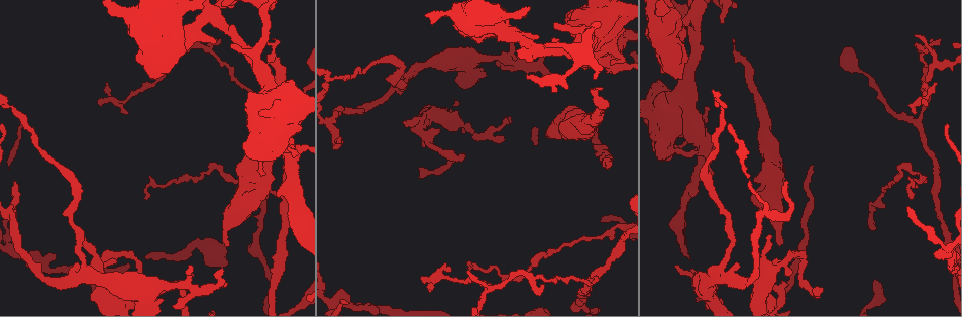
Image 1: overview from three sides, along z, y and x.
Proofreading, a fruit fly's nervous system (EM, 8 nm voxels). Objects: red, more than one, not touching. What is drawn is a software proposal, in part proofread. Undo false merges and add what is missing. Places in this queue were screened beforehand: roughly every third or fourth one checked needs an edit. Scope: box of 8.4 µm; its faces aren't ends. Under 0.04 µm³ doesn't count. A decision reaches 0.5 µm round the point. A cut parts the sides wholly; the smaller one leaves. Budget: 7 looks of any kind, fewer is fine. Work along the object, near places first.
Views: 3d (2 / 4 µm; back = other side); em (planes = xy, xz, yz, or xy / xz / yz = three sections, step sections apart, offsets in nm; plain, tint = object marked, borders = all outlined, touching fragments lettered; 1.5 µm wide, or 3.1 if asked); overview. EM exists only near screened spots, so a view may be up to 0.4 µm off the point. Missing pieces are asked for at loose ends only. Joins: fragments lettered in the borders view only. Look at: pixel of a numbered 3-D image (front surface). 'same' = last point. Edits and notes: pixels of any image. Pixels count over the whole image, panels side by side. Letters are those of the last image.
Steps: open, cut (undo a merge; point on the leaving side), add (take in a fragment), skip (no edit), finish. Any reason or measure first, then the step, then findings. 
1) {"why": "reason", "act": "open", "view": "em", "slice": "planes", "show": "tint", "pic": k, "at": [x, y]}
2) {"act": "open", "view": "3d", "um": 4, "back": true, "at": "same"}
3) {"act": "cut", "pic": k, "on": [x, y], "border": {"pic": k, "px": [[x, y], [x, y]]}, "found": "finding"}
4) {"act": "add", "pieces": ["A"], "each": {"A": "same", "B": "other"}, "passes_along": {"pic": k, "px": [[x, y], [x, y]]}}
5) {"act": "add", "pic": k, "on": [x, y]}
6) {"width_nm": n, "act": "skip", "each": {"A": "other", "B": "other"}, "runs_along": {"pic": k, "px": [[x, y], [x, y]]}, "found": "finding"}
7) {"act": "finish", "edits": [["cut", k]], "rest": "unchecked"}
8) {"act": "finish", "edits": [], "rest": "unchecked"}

{"why": "free end", "act": "open", "view": "3d", "um": 4, "pic": 1, "at": [914, 113]}

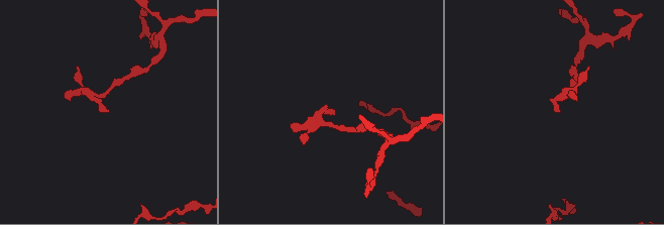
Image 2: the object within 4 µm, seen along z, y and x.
{"act": "open", "view": "em", "slice": "planes", "show": "borders", "pic": 2, "at": [556, 110]}

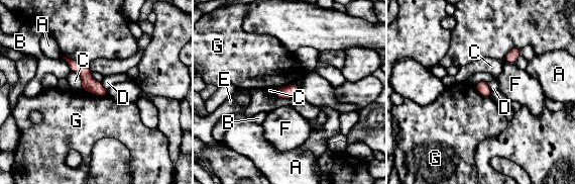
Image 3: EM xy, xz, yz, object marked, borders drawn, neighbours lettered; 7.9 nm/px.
{"act": "skip", "each": {"A": "other", "B": "other", "C": "other", "D": "other", "E": "other", "F": "other", "G": "other"}, "runs_along": {"pic": 3, "px": [[70, 62], [101, 92], [105, 93]]}, "found": "none of them fits"}

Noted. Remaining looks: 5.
{"why": "stops while still wide", "act": "open", "view": "em", "slice": "xy", "step": 8, "show": "tint", "pic": 1, "at": [228, 244]}

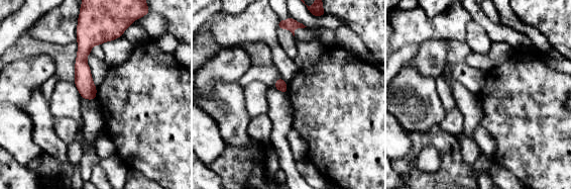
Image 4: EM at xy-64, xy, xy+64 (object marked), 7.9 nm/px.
{"why": "cut it another way", "act": "open", "view": "em", "slice": "planes", "show": "borders", "at": "same"}

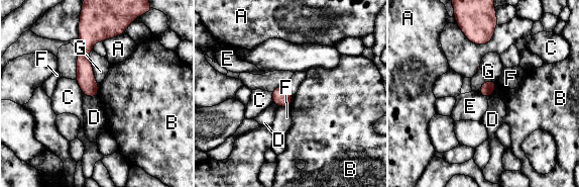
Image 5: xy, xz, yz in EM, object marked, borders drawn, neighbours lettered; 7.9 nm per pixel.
{"longest_contact_nm": ["G", 300], "act": "skip", "each": {"A": "other", "B": "other", "C": "other", "D": "other", "E": "other", "F": "other", "G": "other"}, "runs_along": {"pic": 5, "px": [[93, 32], [84, 51], [91, 94]]}, "found": "no lettered fragment goes on from it"}

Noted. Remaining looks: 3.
{"why": "an open end", "act": "open", "view": "em", "slice": "xy", "step": 4, "show": "borders", "pic": 1, "at": [691, 269]}

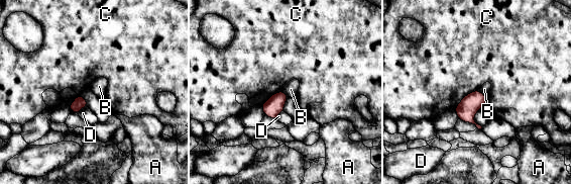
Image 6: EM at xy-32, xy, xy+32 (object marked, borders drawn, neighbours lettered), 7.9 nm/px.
{"act": "skip", "each": {"A": "other", "B": "other", "C": "other", "D": "other"}, "border": {"pic": 6, "px": [[478, 89], [486, 97]]}, "found": "no lettered fragment goes on from it"}

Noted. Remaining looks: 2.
{"act": "finish", "edits": [], "rest": "unchecked"}

